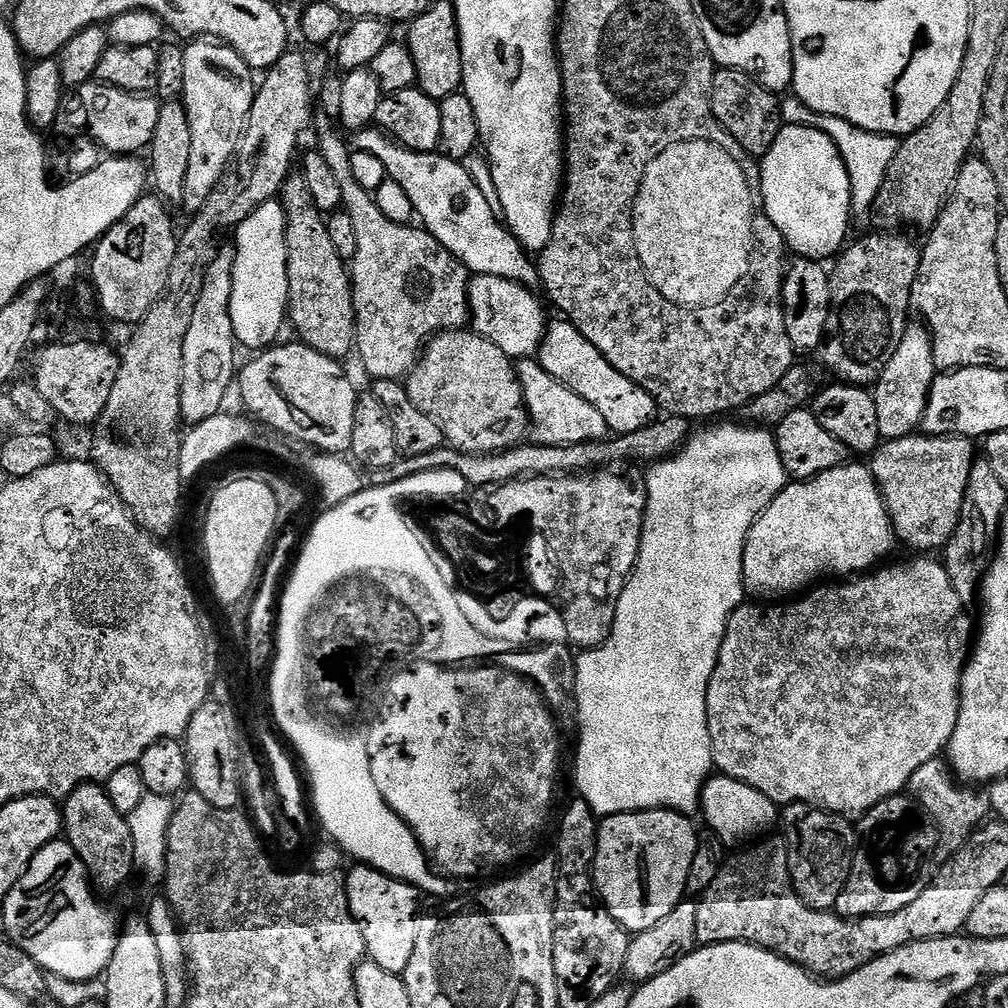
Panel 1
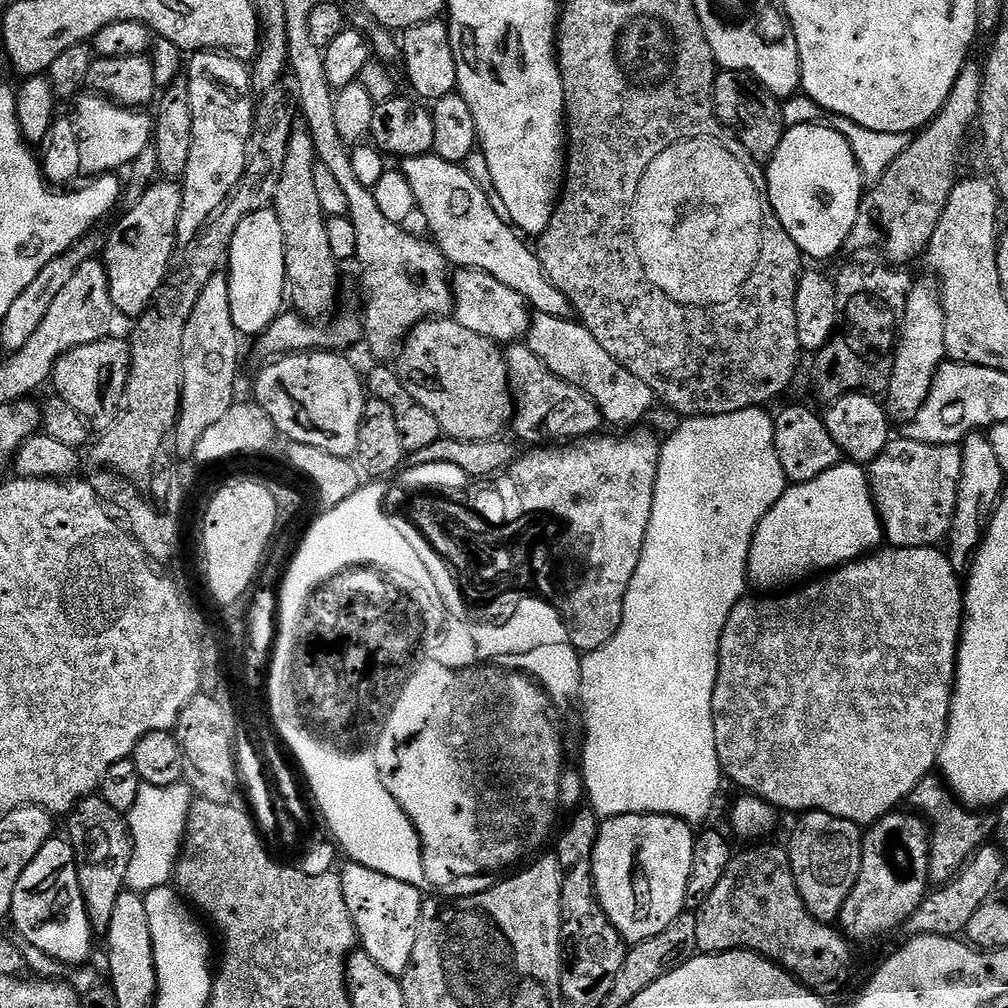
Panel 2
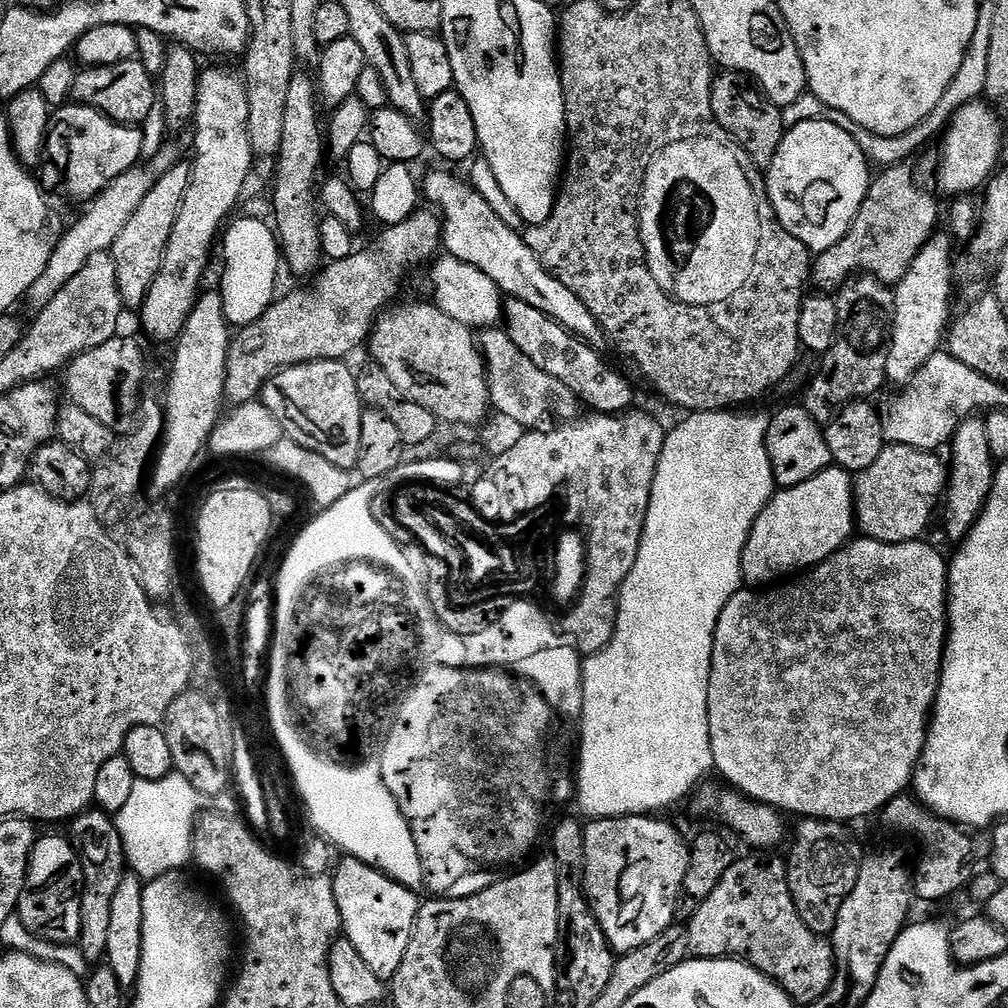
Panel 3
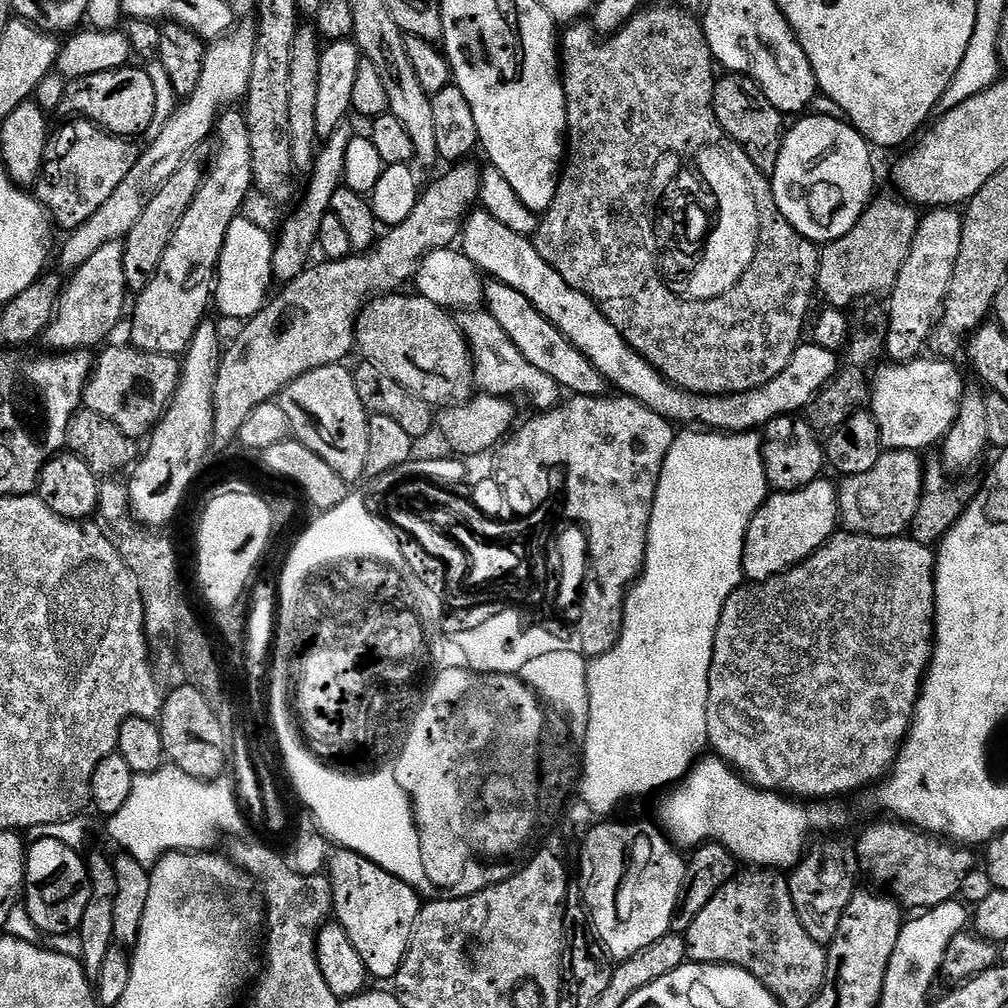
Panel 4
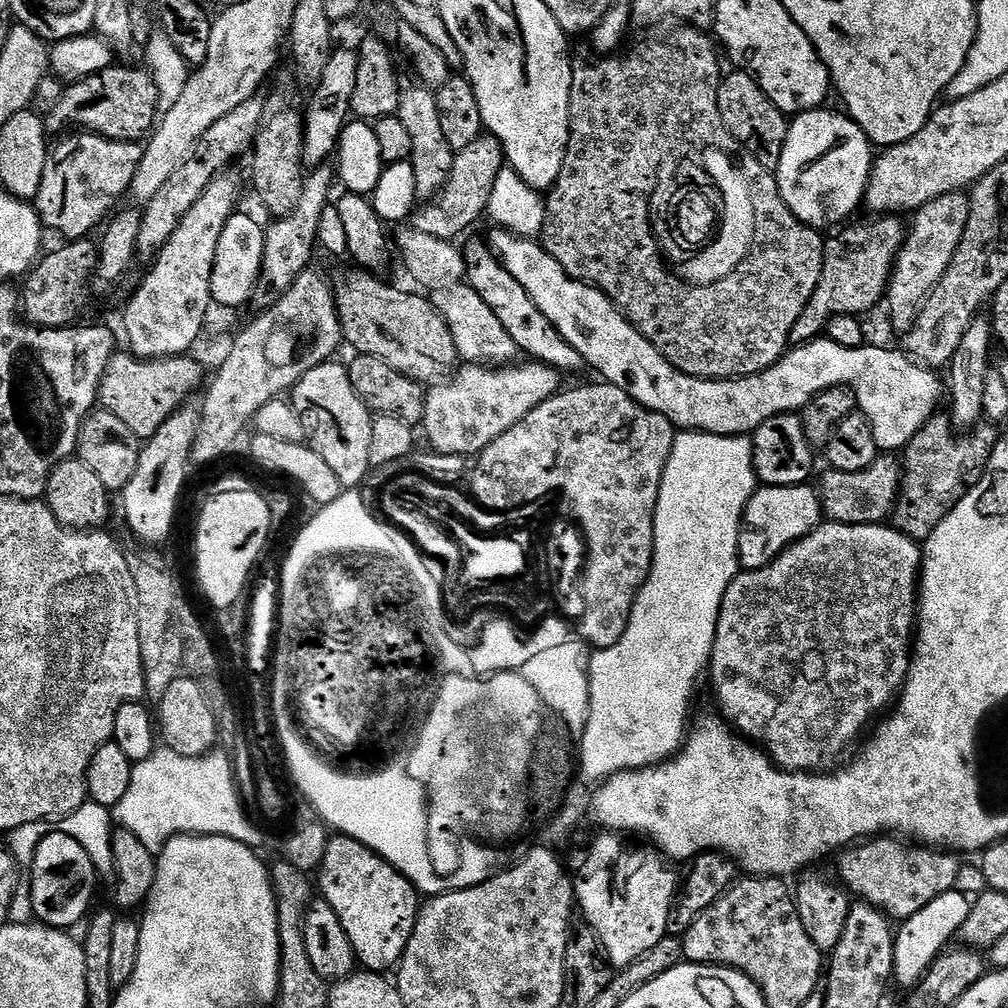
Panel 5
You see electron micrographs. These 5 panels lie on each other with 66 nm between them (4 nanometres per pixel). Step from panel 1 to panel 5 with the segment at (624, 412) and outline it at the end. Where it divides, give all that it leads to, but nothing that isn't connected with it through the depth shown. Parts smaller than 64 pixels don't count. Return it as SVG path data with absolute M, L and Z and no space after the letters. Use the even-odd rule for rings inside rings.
M472 240L468 245L463 245L462 251L466 283L475 290L478 298L482 298L482 302L486 302L486 306L490 306L490 310L494 310L494 314L497 316L498 322L502 322L506 334L510 334L510 338L514 338L517 349L523 355L524 352L528 355L525 357L541 364L548 364L551 368L564 374L576 372L579 368L585 367L582 354L578 354L578 350L574 350L574 346L567 344L562 338L562 334L558 334L558 330L554 330L550 318L546 318L542 314L542 310L538 310L538 306L534 306L530 294L526 294L526 290L522 290L522 286L518 286L518 282L514 282L512 275L507 272L496 257L496 253L485 241L483 244L480 240Z

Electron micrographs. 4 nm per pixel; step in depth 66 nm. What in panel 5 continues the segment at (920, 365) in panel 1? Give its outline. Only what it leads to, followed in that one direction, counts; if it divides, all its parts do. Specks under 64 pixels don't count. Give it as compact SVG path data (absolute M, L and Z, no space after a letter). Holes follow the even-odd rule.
M952 192L921 208L916 209L906 232L904 245L896 258L896 267L888 281L886 305L888 316L892 319L892 328L899 334L911 332L920 317L920 311L928 300L930 293L938 286L940 279L946 274L954 254L958 250L958 242L962 242L962 234L966 234L966 222L970 218L969 197Z

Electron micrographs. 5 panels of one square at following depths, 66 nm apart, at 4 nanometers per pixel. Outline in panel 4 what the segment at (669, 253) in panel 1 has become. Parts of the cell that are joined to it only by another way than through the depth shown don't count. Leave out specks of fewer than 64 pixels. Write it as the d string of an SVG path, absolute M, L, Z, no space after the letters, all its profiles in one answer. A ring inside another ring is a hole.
M702 150L696 156L703 168L706 182L710 182L720 198L721 217L717 220L715 235L705 253L702 253L695 267L687 274L686 287L692 298L708 297L722 293L740 276L745 264L752 257L756 238L756 217L758 208L749 195L743 174L738 170L740 164L729 154L719 154L717 150Z

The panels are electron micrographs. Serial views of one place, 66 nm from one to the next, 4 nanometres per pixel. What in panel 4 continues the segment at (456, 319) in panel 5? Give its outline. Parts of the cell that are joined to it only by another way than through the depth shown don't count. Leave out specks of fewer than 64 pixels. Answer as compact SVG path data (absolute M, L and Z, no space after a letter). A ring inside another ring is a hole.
M464 310L459 313L458 323L472 354L474 384L481 393L505 398L529 396L536 410L547 410L556 407L562 400L560 383L538 370L538 366L530 366L526 362L522 350L506 338L506 330L494 322L494 318L486 310Z

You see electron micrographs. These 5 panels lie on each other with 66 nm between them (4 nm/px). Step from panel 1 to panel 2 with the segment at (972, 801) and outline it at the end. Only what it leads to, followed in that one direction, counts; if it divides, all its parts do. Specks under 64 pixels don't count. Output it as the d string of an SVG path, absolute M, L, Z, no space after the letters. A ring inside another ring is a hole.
M924 779L912 791L910 804L913 804L911 807L917 813L923 814L930 821L932 849L928 855L928 875L937 885L941 885L954 879L973 854L993 839L994 824L984 817L987 815L969 810L965 805L954 802L953 797L946 791L945 785L939 779L936 779L937 781L932 779Z

